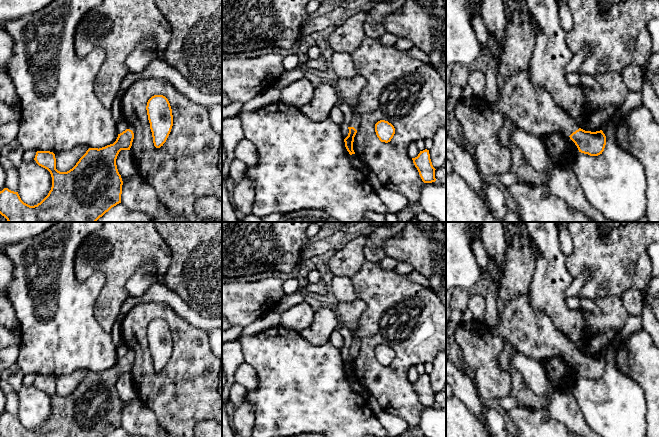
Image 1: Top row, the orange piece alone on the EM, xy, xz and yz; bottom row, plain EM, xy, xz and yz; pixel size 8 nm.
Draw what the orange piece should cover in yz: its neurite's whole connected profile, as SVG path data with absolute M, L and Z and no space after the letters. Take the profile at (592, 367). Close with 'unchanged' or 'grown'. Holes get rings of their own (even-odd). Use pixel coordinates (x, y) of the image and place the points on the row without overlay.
M529 293L505 303L499 322L488 326L488 333L510 343L530 359L543 361L559 355L568 359L581 377L598 380L604 375L603 355L581 353L546 313L532 308Z; grown

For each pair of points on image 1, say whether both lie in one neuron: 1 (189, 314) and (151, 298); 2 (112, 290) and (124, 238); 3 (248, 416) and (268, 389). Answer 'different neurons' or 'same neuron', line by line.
1: same neuron
2: same neuron
3: different neurons

